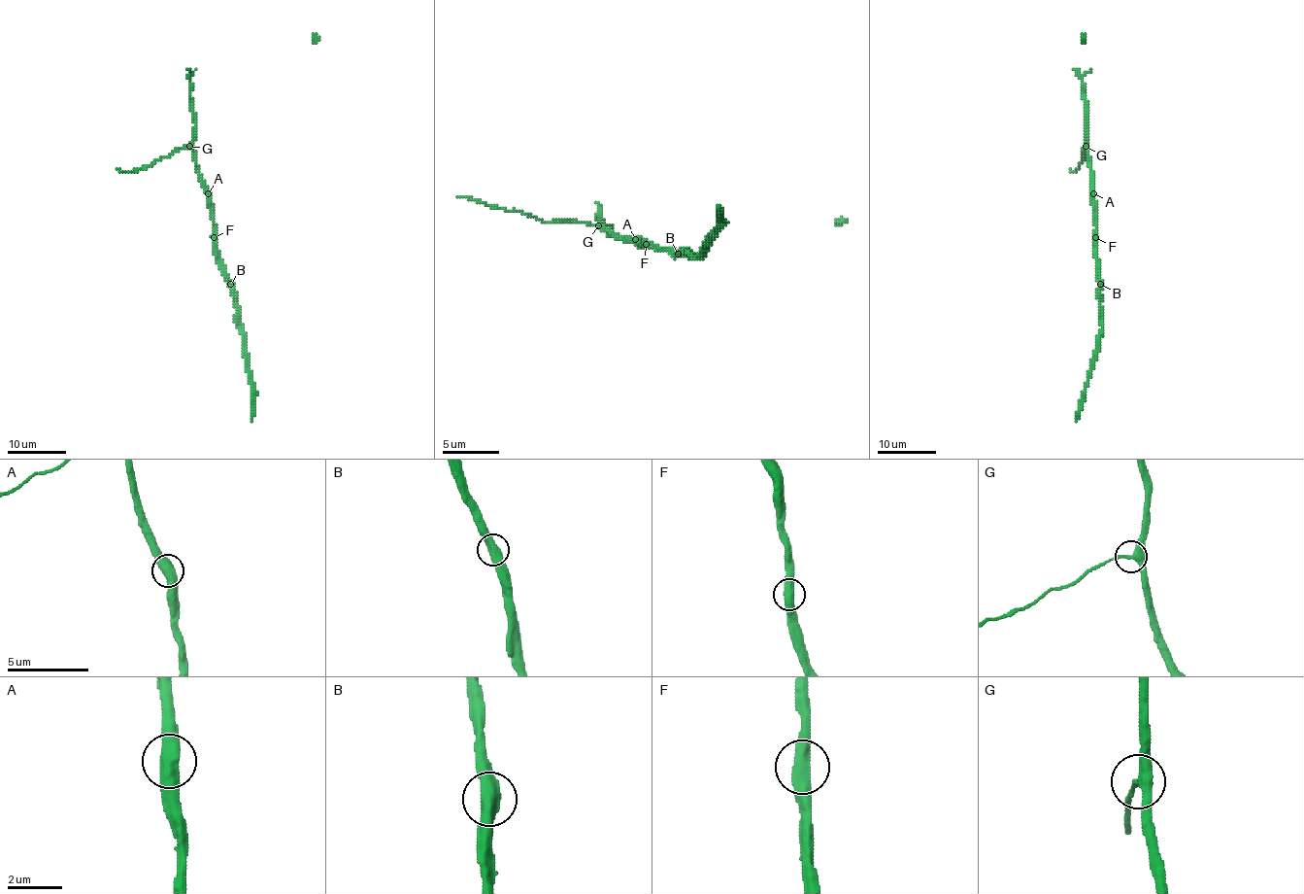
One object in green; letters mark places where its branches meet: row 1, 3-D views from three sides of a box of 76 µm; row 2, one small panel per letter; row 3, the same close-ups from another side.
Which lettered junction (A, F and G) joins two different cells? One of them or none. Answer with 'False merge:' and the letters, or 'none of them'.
False merge: none of them

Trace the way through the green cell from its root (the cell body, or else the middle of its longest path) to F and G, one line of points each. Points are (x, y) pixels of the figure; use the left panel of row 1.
F: (204, 190), (208, 196), (214, 237)
G: (204, 190), (195, 152), (189, 146)

